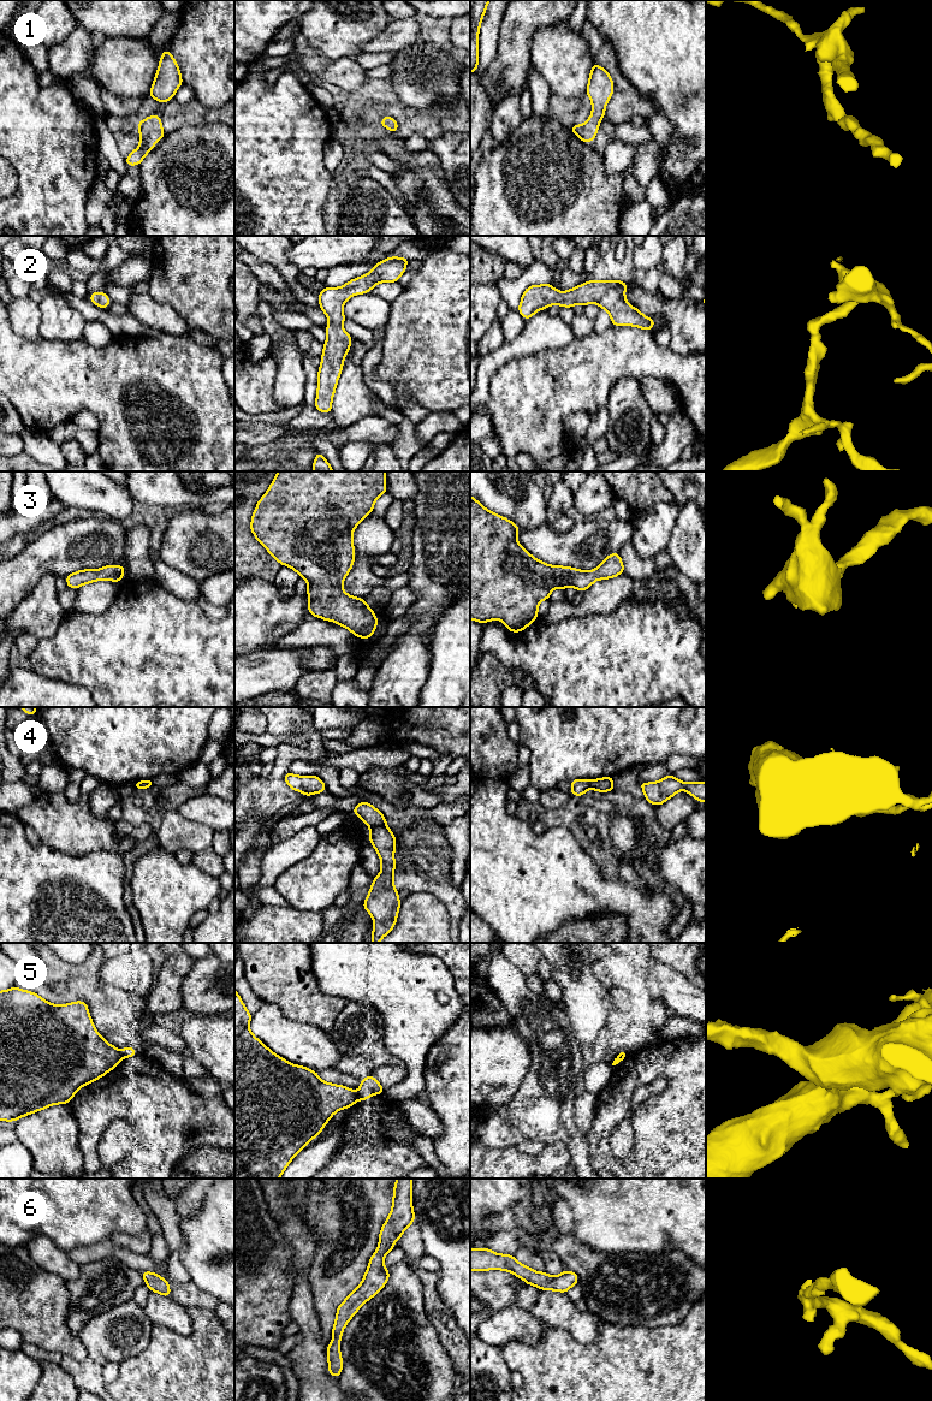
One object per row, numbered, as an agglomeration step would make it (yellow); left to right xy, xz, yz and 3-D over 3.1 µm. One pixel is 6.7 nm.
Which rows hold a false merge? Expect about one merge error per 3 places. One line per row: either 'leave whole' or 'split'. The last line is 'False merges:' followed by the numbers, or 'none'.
1: leave whole
2: leave whole
3: leave whole
4: split
5: split
6: leave whole
False merges: 4, 5

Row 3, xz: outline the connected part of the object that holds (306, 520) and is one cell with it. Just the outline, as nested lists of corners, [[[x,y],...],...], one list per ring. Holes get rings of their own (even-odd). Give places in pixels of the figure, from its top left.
[[[278,471],[268,491],[257,501],[250,530],[281,565],[292,568],[308,582],[308,611],[323,621],[336,622],[361,639],[372,637],[378,617],[366,600],[345,593],[342,584],[355,562],[354,529],[370,512],[386,488],[385,471]]]

